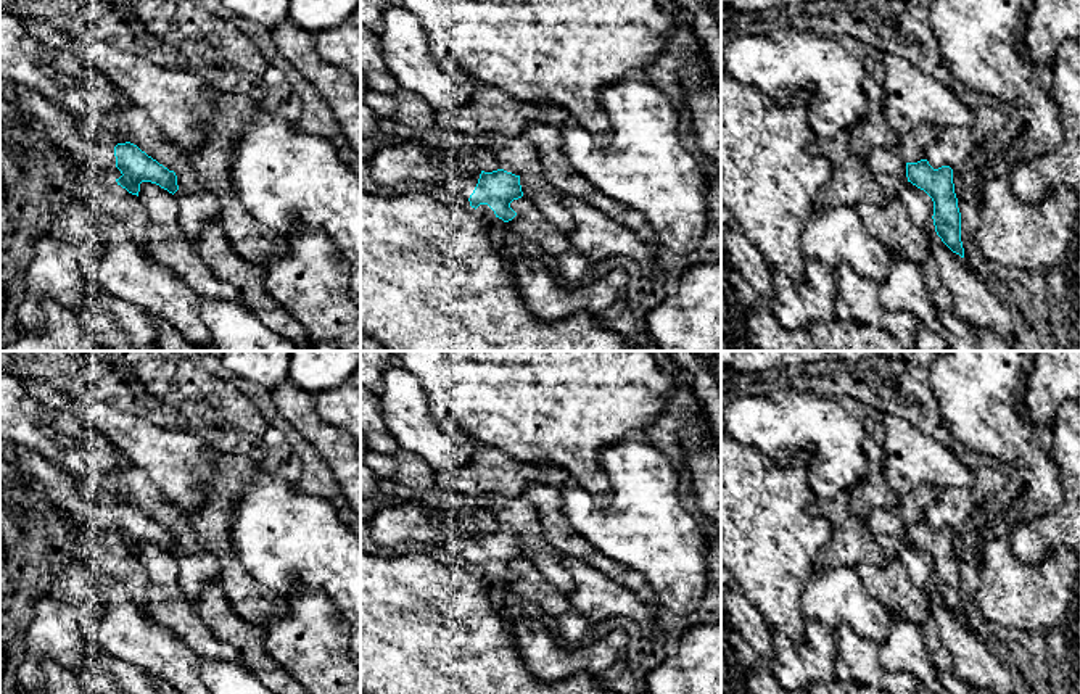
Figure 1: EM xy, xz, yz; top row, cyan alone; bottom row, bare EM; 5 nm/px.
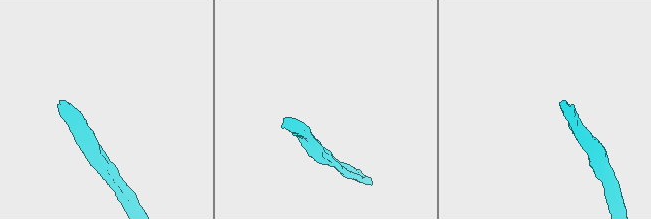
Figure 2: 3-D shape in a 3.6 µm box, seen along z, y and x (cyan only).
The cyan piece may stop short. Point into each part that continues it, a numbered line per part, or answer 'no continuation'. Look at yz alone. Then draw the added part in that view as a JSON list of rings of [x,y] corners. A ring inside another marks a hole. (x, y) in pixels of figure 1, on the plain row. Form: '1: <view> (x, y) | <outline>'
no continuation

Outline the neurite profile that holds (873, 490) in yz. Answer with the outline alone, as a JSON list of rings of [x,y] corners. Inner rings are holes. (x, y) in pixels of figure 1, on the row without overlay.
[[[869,436],[864,446],[866,475],[848,491],[855,514],[868,515],[877,507],[897,509],[898,494],[890,488],[884,472],[882,444]]]

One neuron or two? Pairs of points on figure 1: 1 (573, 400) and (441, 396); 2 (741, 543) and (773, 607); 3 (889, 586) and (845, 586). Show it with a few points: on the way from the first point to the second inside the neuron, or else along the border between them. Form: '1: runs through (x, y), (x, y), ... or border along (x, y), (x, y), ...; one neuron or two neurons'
1: runs through (541, 396), (474, 396); one neuron
2: runs through (749, 559), (773, 583), (773, 591); one neuron
3: border along (853, 569), (863, 586), (890, 614); two neurons

